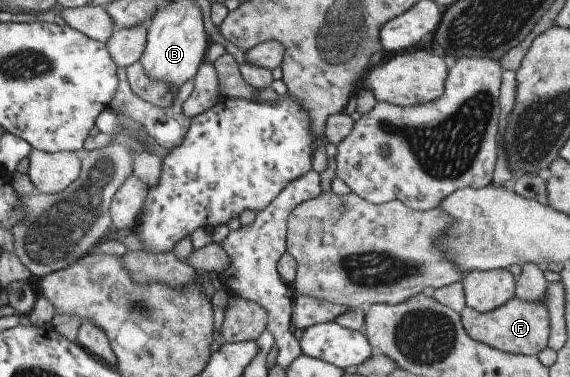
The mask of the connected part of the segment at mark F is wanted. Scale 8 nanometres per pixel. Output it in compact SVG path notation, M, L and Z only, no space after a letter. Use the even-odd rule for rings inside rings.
M515 297L508 304L488 313L480 313L468 307L461 313L465 330L476 341L488 344L492 348L516 355L537 355L547 348L550 337L550 315L542 302L524 302Z

